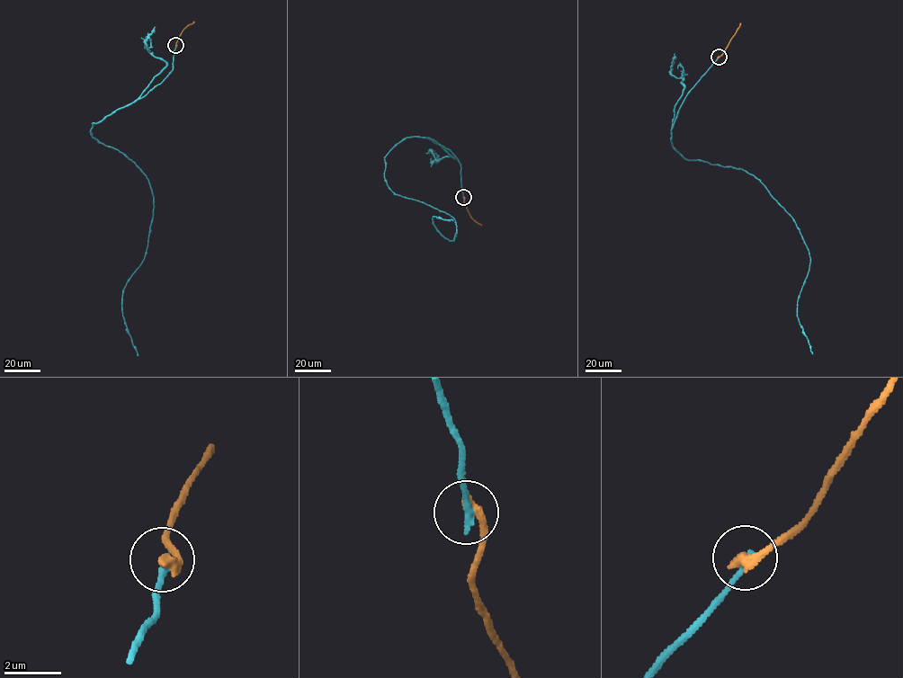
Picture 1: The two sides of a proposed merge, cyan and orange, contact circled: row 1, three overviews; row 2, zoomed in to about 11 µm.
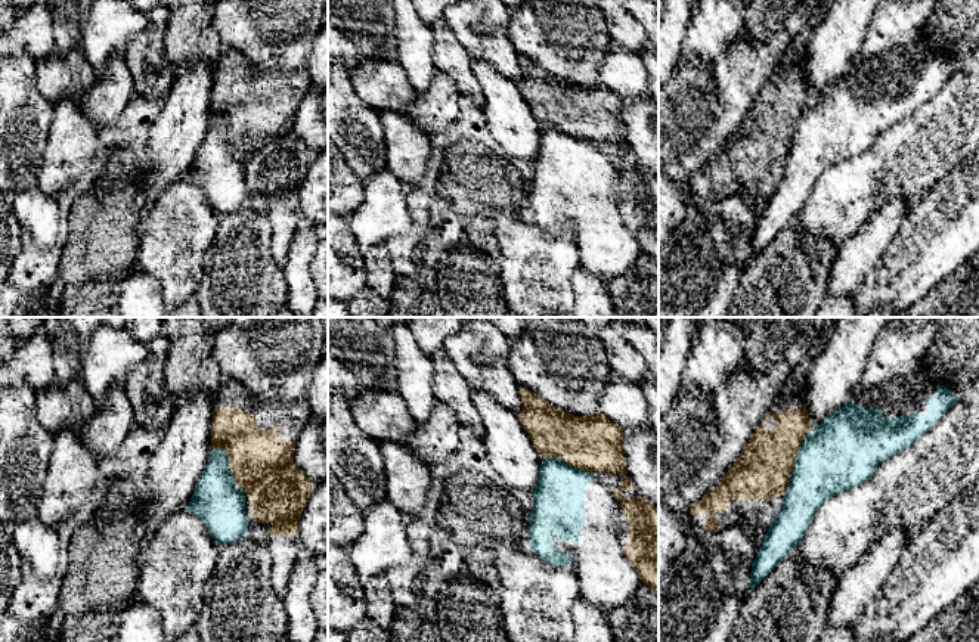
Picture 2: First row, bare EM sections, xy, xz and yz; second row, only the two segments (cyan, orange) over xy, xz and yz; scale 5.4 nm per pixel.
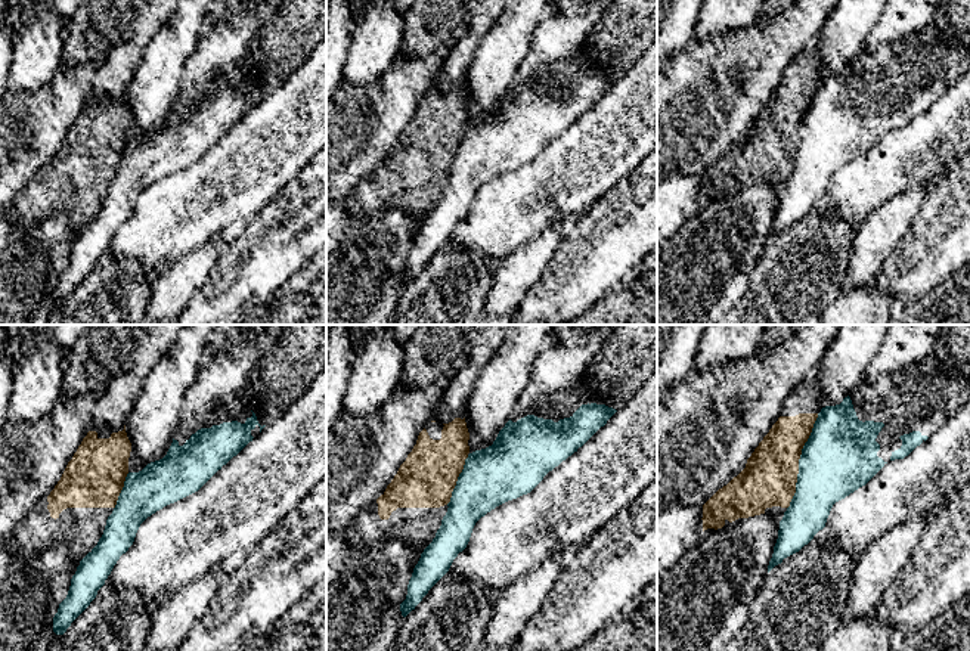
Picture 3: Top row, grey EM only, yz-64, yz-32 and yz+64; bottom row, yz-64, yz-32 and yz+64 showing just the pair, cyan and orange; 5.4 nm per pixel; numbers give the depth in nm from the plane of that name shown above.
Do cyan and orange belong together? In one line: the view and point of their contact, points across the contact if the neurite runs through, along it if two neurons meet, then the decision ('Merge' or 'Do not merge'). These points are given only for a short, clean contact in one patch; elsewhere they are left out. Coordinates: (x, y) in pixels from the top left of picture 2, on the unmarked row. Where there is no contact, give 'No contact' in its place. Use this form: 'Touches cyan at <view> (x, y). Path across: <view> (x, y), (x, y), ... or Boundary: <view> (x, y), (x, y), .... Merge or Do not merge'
Touches cyan at yz (796, 132). Do not merge

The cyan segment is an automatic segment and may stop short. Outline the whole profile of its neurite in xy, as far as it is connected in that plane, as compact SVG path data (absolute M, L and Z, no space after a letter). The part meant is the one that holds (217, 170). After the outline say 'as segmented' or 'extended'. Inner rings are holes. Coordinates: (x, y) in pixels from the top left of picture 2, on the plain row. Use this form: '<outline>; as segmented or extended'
M213 118L188 180L199 186L220 214L235 213L248 199L244 159L233 152L224 118Z; as segmented

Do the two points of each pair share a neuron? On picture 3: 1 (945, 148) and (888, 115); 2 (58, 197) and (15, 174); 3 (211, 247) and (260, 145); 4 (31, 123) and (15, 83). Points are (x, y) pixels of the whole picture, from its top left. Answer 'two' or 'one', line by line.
1: two
2: two
3: two
4: two

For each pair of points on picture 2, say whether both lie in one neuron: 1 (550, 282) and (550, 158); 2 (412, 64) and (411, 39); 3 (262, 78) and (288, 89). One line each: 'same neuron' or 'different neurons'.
1: different neurons
2: same neuron
3: same neuron

